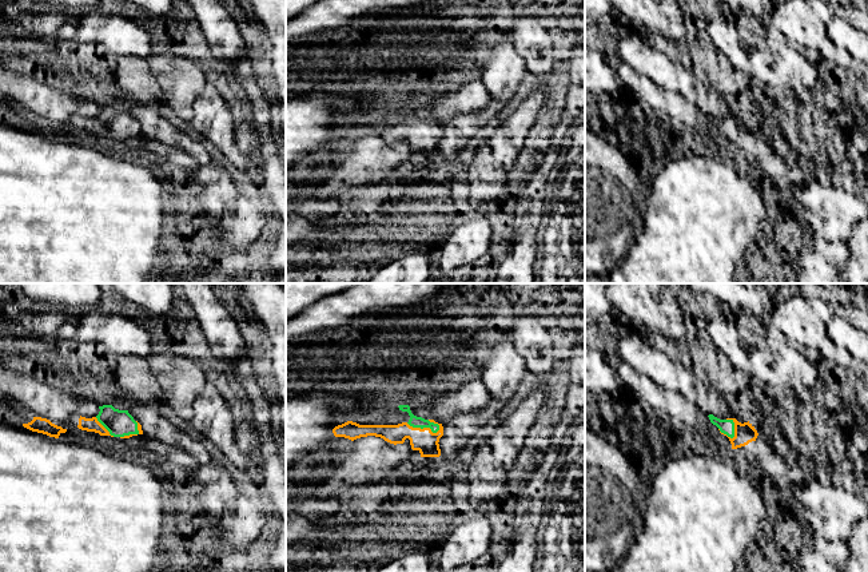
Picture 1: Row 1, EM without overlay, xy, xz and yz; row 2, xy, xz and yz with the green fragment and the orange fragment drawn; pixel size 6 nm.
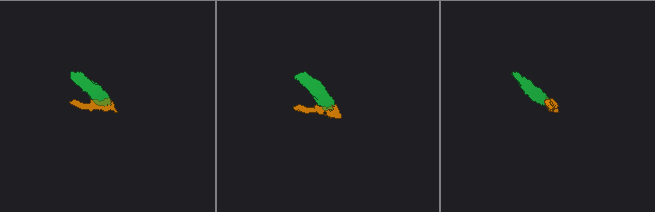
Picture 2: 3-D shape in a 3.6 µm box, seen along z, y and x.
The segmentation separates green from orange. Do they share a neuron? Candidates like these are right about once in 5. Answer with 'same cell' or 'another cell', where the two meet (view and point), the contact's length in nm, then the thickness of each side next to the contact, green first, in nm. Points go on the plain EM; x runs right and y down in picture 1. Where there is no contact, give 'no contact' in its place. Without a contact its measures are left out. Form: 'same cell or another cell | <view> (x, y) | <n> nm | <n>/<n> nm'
same cell | xz (423, 127) | 220 nm | 70/140 nm

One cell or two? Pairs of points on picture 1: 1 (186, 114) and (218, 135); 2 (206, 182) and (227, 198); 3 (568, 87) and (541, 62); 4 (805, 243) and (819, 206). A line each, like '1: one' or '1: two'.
1: two
2: one
3: two
4: two

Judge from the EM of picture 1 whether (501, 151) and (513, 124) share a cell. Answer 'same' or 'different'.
same

